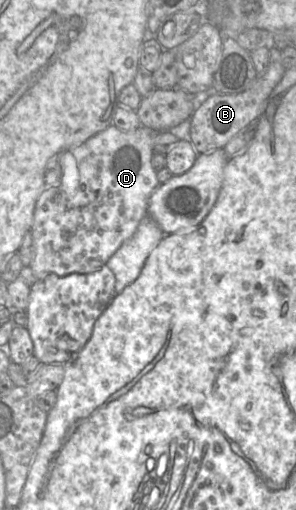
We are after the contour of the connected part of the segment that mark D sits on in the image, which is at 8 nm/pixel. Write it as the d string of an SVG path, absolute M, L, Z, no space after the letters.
M110 125L58 155L60 180L49 189L42 188L32 216L33 281L48 275L92 273L134 234L148 214L149 199L160 184L151 161L157 134L144 126L122 131Z

